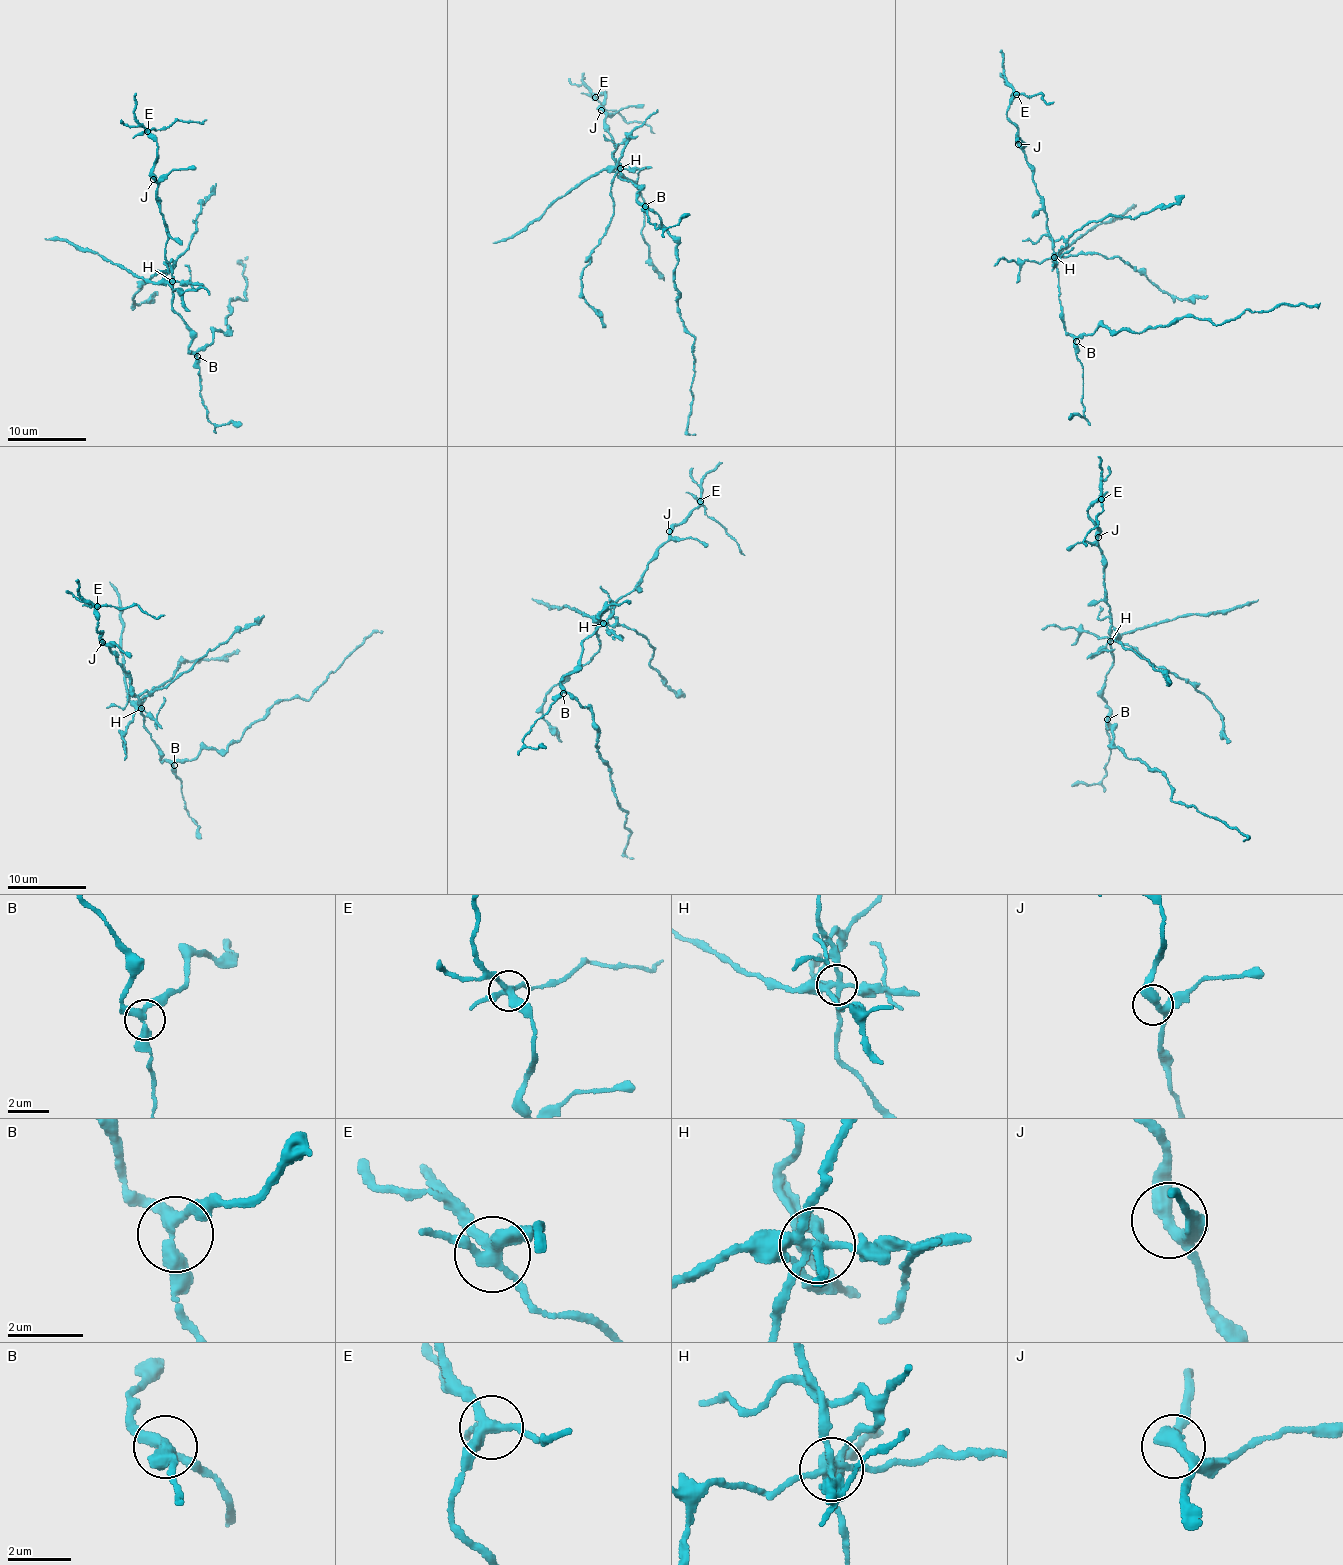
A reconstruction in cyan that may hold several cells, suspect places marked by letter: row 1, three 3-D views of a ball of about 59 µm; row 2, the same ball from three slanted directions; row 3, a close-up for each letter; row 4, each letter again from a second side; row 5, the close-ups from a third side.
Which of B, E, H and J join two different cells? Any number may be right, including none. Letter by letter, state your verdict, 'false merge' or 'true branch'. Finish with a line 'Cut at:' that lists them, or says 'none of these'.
B: true branch
E: false merge
H: false merge
J: true branch
Cut at: E, H

